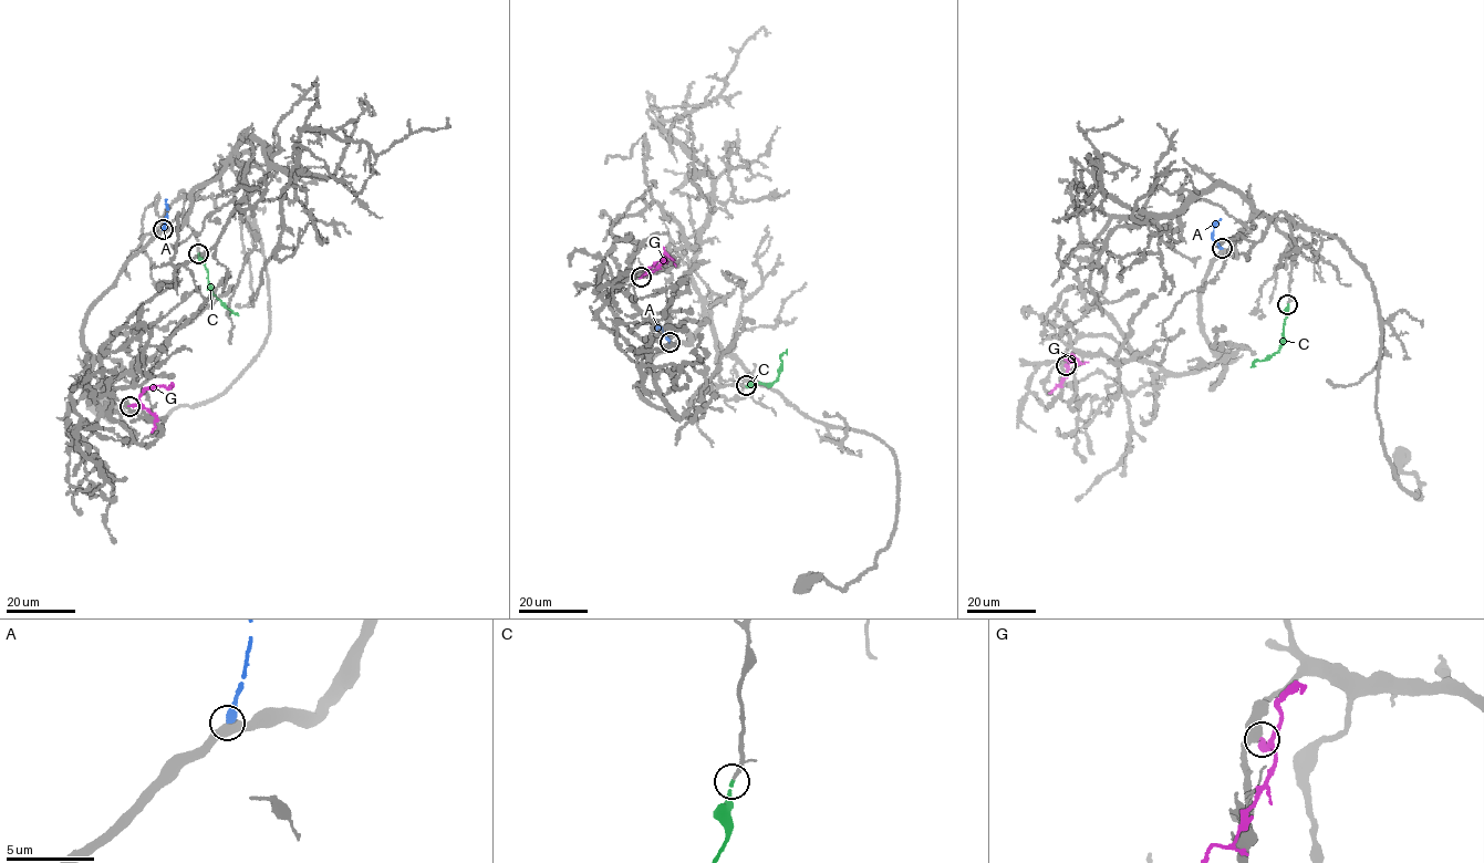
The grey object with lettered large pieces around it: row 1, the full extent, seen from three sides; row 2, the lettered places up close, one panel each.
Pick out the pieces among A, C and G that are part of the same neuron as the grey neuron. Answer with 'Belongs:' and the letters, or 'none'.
Belongs: C

